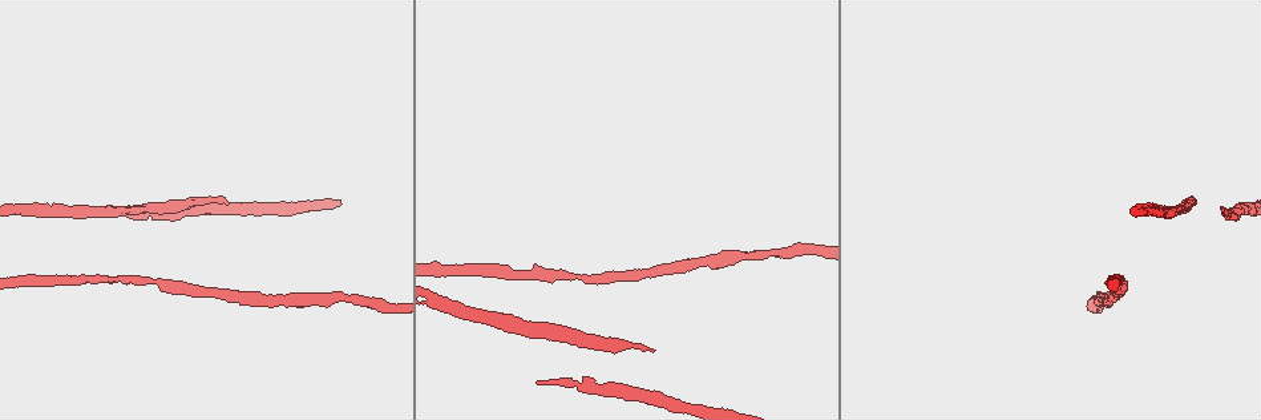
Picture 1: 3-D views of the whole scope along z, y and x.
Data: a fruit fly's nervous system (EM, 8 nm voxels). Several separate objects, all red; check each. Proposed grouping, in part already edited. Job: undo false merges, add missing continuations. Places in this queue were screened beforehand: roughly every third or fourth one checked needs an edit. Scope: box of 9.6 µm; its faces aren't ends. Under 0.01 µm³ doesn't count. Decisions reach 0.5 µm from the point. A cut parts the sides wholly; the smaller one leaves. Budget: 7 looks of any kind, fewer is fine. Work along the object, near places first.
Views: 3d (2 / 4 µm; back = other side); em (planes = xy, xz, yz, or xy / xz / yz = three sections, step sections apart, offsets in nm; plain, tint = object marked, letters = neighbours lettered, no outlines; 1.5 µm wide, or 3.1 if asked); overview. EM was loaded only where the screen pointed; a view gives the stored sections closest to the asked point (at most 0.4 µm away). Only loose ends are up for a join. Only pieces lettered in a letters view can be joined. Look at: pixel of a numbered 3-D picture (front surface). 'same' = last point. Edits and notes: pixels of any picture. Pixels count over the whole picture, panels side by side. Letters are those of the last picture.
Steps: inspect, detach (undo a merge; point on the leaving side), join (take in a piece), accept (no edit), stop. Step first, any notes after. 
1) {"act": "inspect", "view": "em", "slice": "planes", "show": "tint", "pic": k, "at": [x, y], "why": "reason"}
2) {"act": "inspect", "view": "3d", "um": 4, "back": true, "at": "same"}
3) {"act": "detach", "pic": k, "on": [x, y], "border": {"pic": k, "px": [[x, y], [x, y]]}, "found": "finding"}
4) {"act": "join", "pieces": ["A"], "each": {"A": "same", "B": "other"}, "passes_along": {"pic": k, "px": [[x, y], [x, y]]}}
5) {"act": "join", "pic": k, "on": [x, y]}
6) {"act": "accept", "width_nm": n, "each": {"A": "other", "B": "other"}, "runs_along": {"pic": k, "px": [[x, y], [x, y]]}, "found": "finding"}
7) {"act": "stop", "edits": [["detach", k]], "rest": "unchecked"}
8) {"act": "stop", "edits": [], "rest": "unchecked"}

{"act": "inspect", "view": "em", "slice": "planes", "show": "tint", "pic": 1, "at": [153, 281], "why": "thin neck"}

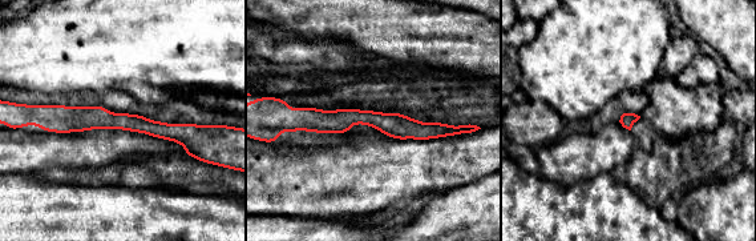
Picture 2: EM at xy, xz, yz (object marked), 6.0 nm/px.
{"act": "inspect", "view": "em", "slice": "planes", "show": "letters", "at": "same"}

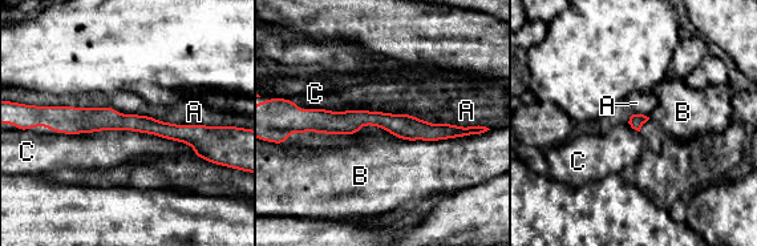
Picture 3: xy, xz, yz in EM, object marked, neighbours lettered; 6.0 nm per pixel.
{"act": "accept", "longest_contact_nm": ["C", 850], "each": {"A": "other", "B": "other", "C": "other"}, "found": "continuous, no second cell"}

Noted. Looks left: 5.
{"act": "inspect", "view": "em", "slice": "planes", "show": "letters", "pic": 1, "at": [655, 350], "why": "long arm stops here"}

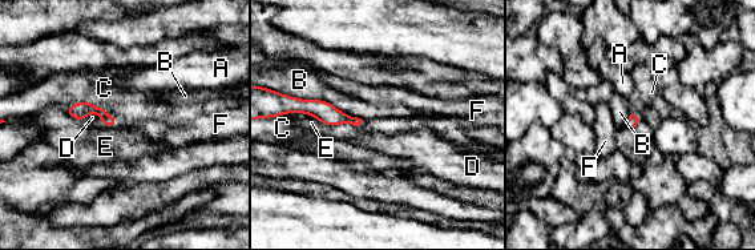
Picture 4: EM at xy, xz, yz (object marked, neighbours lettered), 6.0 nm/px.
{"act": "join", "pieces": ["C"], "each": {"A": "other", "B": "other", "C": "same", "D": "other", "E": "other", "F": "other"}, "passes_along": {"pic": 4, "px": [[79, 111], [92, 104], [104, 88]]}, "found": "the cell continues"}

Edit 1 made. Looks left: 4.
{"act": "inspect", "view": "em", "slice": "xy", "step": 4, "show": "tint", "pic": 1, "at": [535, 383], "why": "thin end"}

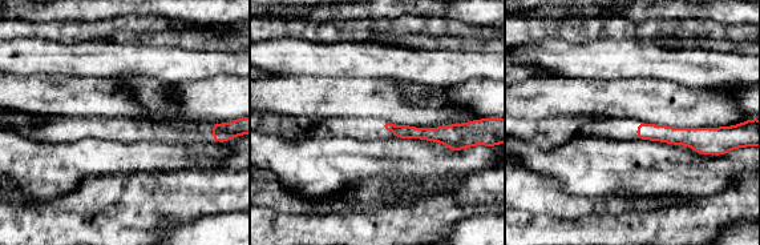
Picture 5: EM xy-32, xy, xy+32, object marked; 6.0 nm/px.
{"act": "inspect", "view": "em", "slice": "planes", "show": "letters", "at": "same"}

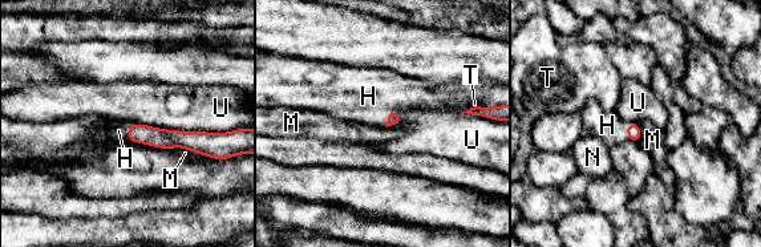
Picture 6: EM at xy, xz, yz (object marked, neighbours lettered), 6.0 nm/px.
{"act": "join", "pieces": ["H"], "each": {"H": "same", "M": "other", "N": "other", "T": "other", "U": "other"}, "passes_along": {"pic": 6, "px": [[145, 134], [129, 132], [118, 130]]}, "found": "the cell continues"}

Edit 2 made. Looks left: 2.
{"act": "stop", "edits": [["join", 4], ["join", 6]], "rest": "unchecked"}

